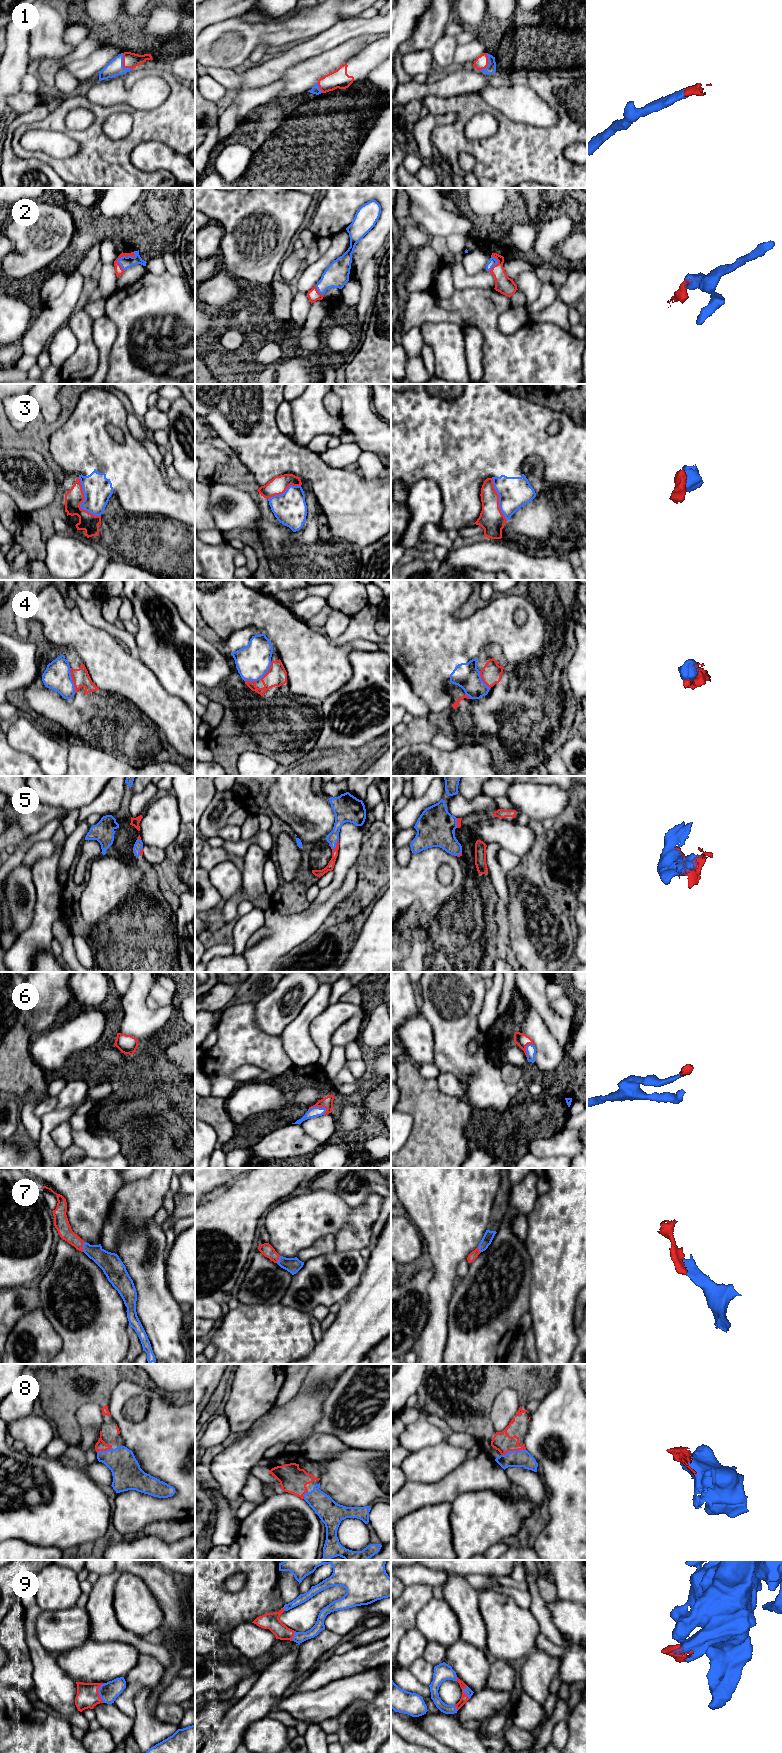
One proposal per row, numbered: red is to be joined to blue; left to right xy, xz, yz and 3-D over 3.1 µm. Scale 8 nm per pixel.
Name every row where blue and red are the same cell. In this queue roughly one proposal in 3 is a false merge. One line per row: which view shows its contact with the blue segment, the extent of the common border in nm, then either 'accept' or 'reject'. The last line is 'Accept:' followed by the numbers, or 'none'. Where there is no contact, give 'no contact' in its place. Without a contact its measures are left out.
1: meets blue in xy; contact 160 nm long; accept
2: meets blue in xy; contact 170 nm long; accept
3: meets blue in xy; contact 360 nm long; reject
4: meets blue in xy; contact 200 nm long; reject
5: meets blue in xz; contact 100 nm long; accept
6: meets blue in xz; contact 150 nm long; accept
7: meets blue in xy; contact 80 nm long; accept
8: meets blue in yz; contact 200 nm long; accept
9: meets blue in xy; contact 160 nm long; accept
Accept: 1, 2, 5, 6, 7, 8, 9

